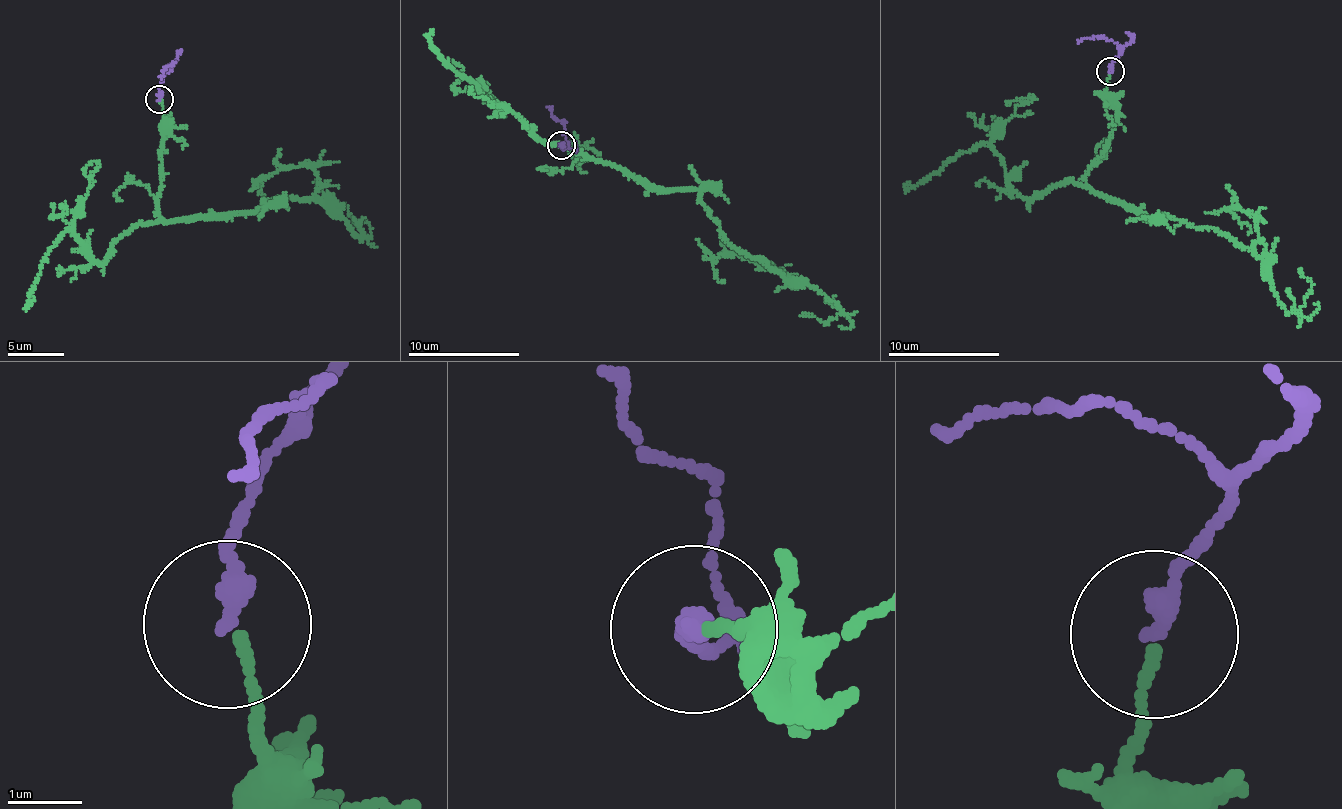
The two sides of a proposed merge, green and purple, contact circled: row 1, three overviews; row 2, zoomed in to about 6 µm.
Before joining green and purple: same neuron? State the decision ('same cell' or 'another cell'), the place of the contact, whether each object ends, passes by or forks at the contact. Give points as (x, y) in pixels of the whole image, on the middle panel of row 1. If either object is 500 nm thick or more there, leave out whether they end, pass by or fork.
same cell | (561, 145) | green ends | purple ends

